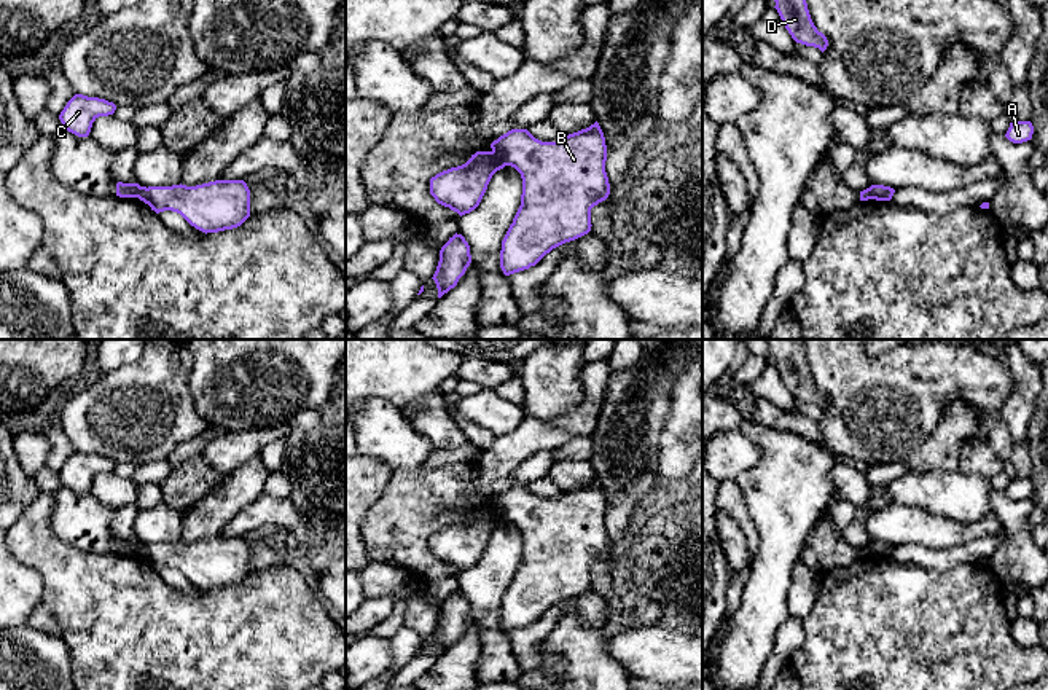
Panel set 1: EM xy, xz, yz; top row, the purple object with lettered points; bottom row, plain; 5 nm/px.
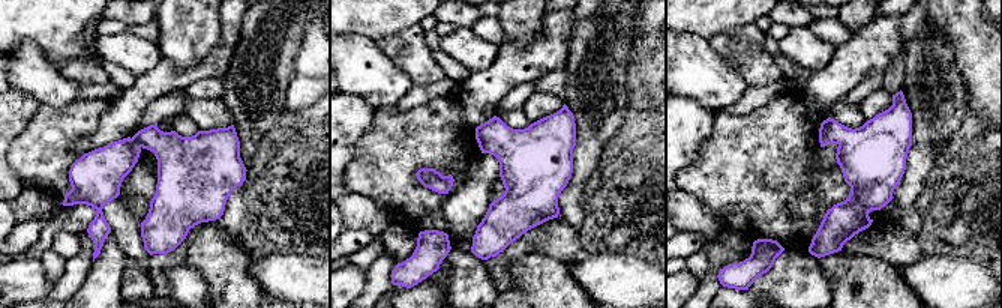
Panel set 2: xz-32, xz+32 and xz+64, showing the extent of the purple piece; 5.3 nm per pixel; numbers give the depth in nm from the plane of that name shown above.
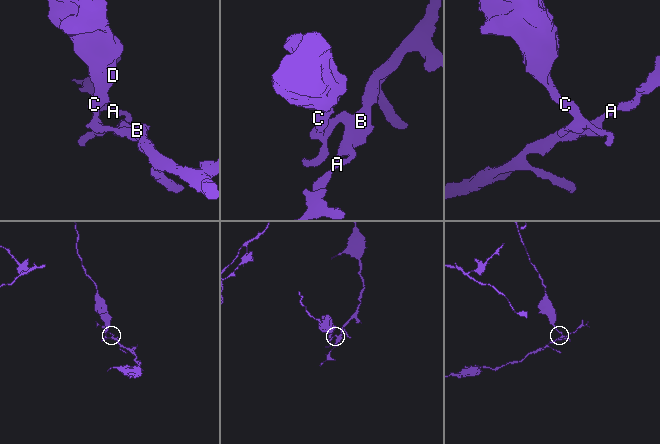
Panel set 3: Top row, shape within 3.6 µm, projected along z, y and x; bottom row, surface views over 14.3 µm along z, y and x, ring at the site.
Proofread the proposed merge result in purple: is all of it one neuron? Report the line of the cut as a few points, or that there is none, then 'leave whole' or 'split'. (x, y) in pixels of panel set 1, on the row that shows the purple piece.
cut xz (492, 148), (505, 164); split

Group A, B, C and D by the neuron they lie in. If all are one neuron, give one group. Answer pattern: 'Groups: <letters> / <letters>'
Groups: A B / C D

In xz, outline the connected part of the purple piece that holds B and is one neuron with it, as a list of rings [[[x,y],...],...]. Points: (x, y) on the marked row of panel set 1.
[[[597,121],[556,142],[511,129],[491,148],[522,178],[521,206],[502,241],[505,276],[535,266],[553,249],[591,231],[591,209],[610,194]]]

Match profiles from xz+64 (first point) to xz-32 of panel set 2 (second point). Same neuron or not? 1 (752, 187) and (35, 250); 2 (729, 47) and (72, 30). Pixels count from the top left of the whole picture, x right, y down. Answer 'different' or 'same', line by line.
1: different
2: different

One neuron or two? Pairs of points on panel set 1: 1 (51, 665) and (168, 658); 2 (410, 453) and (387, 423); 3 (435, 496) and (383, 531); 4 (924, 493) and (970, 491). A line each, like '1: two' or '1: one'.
1: two
2: one
3: one
4: one

